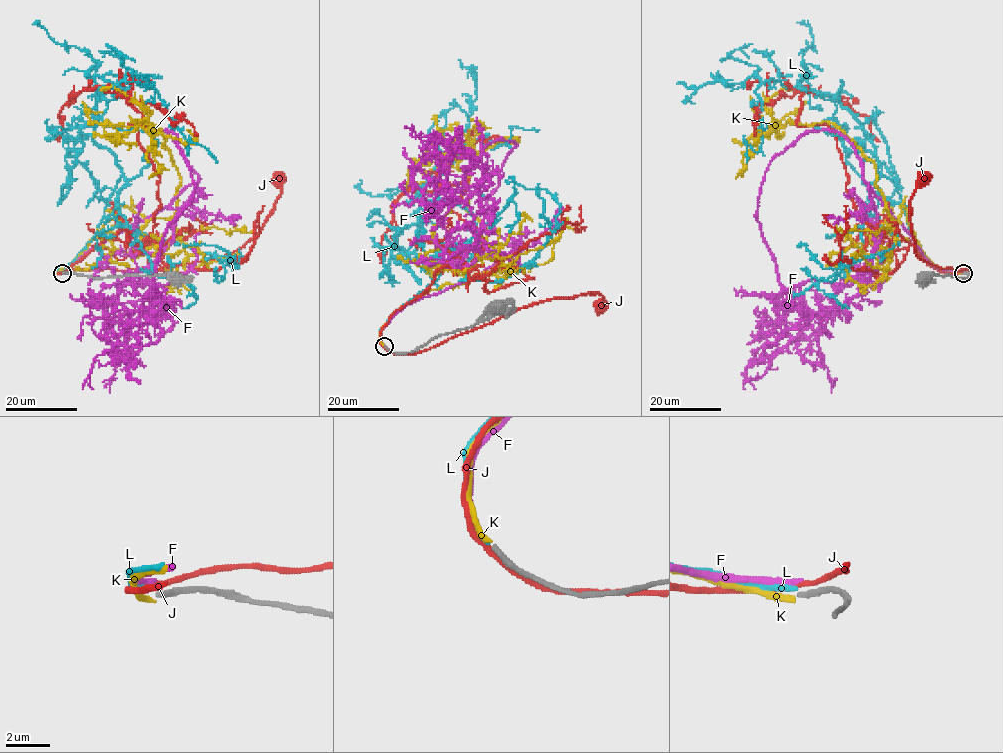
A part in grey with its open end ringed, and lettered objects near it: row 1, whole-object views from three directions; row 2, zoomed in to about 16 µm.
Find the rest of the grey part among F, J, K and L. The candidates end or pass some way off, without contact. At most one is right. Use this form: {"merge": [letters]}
{"merge": []}

